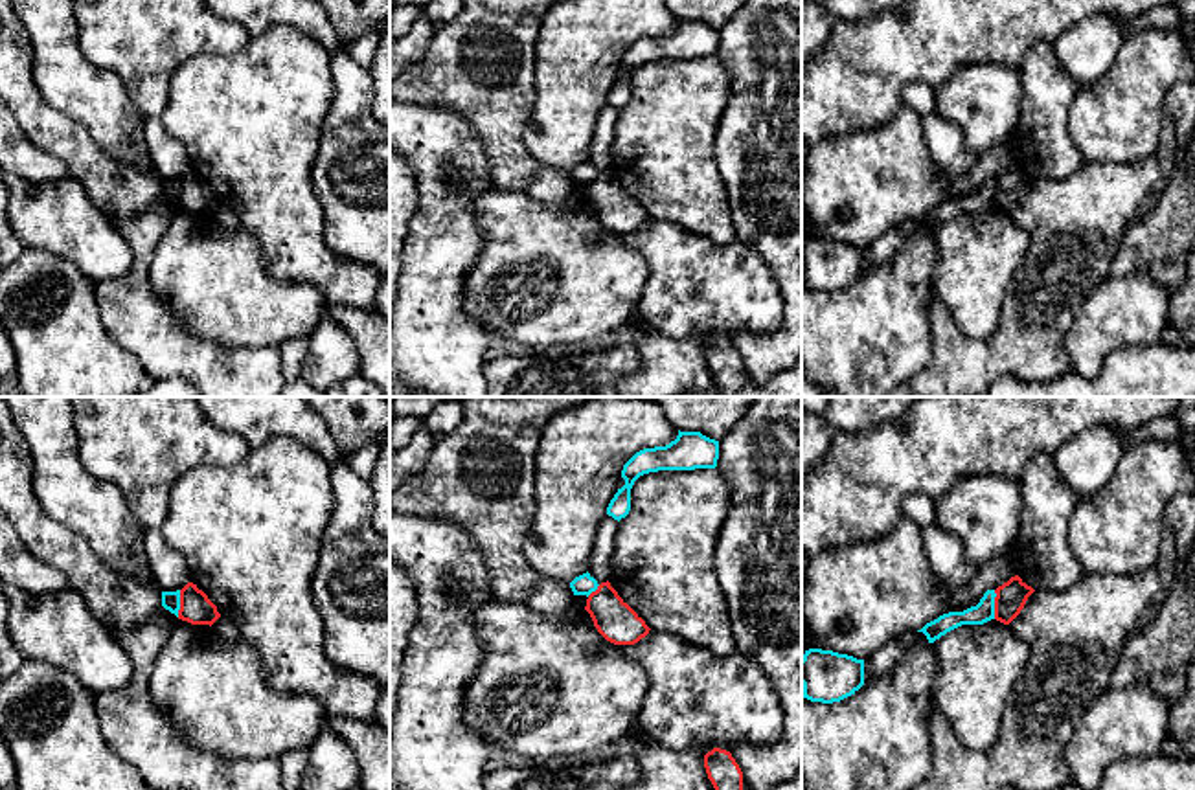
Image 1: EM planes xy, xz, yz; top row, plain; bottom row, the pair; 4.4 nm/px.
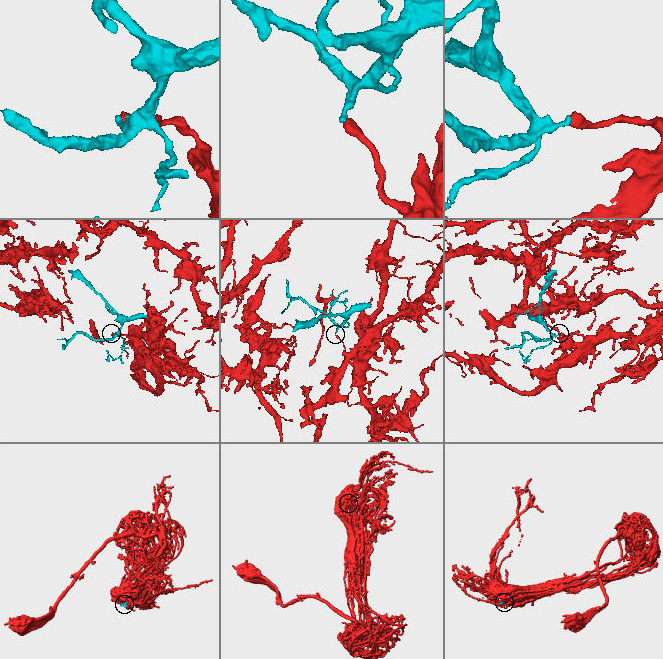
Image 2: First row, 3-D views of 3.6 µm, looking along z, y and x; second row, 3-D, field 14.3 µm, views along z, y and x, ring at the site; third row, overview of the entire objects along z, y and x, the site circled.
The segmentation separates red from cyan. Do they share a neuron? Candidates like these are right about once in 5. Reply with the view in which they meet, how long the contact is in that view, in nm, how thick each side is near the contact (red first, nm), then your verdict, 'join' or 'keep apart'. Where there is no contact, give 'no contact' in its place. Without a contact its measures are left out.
yz | 130 nm | 140/90 nm | keep apart

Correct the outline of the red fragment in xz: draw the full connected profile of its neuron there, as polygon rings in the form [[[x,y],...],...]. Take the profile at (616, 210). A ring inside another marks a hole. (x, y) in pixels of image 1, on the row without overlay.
[[[609,169],[588,184],[585,198],[598,220],[614,233],[634,233],[651,219]]]

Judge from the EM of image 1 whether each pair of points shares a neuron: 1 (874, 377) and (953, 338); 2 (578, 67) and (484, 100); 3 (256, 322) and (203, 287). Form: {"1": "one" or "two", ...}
{"1": "two", "2": "two", "3": "one"}

